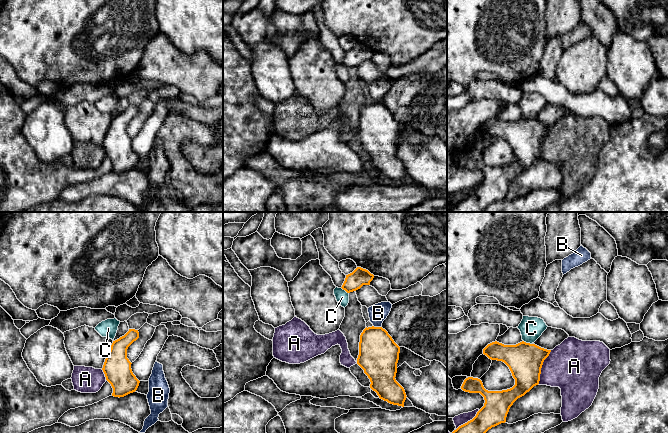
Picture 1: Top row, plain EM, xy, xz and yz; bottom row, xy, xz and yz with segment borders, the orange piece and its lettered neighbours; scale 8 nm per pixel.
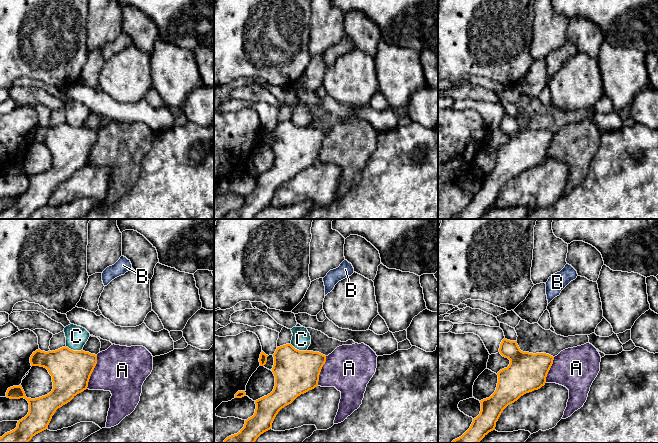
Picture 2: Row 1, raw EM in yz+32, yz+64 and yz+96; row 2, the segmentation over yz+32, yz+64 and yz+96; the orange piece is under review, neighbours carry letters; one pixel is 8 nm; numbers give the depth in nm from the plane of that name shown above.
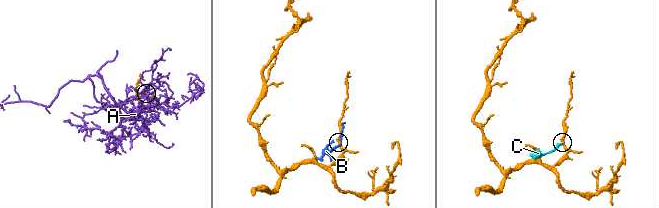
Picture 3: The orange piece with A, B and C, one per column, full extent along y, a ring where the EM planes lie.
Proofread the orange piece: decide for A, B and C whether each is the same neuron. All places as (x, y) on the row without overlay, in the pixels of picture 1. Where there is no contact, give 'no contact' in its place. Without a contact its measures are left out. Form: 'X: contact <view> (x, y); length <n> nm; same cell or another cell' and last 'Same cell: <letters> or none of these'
A: contact yz (541, 143); length 300 nm; another cell
B: contact xz (377, 103); length 70 nm; another cell
C: contact yz (527, 119); length 80 nm; another cell
Same cell: none of these

